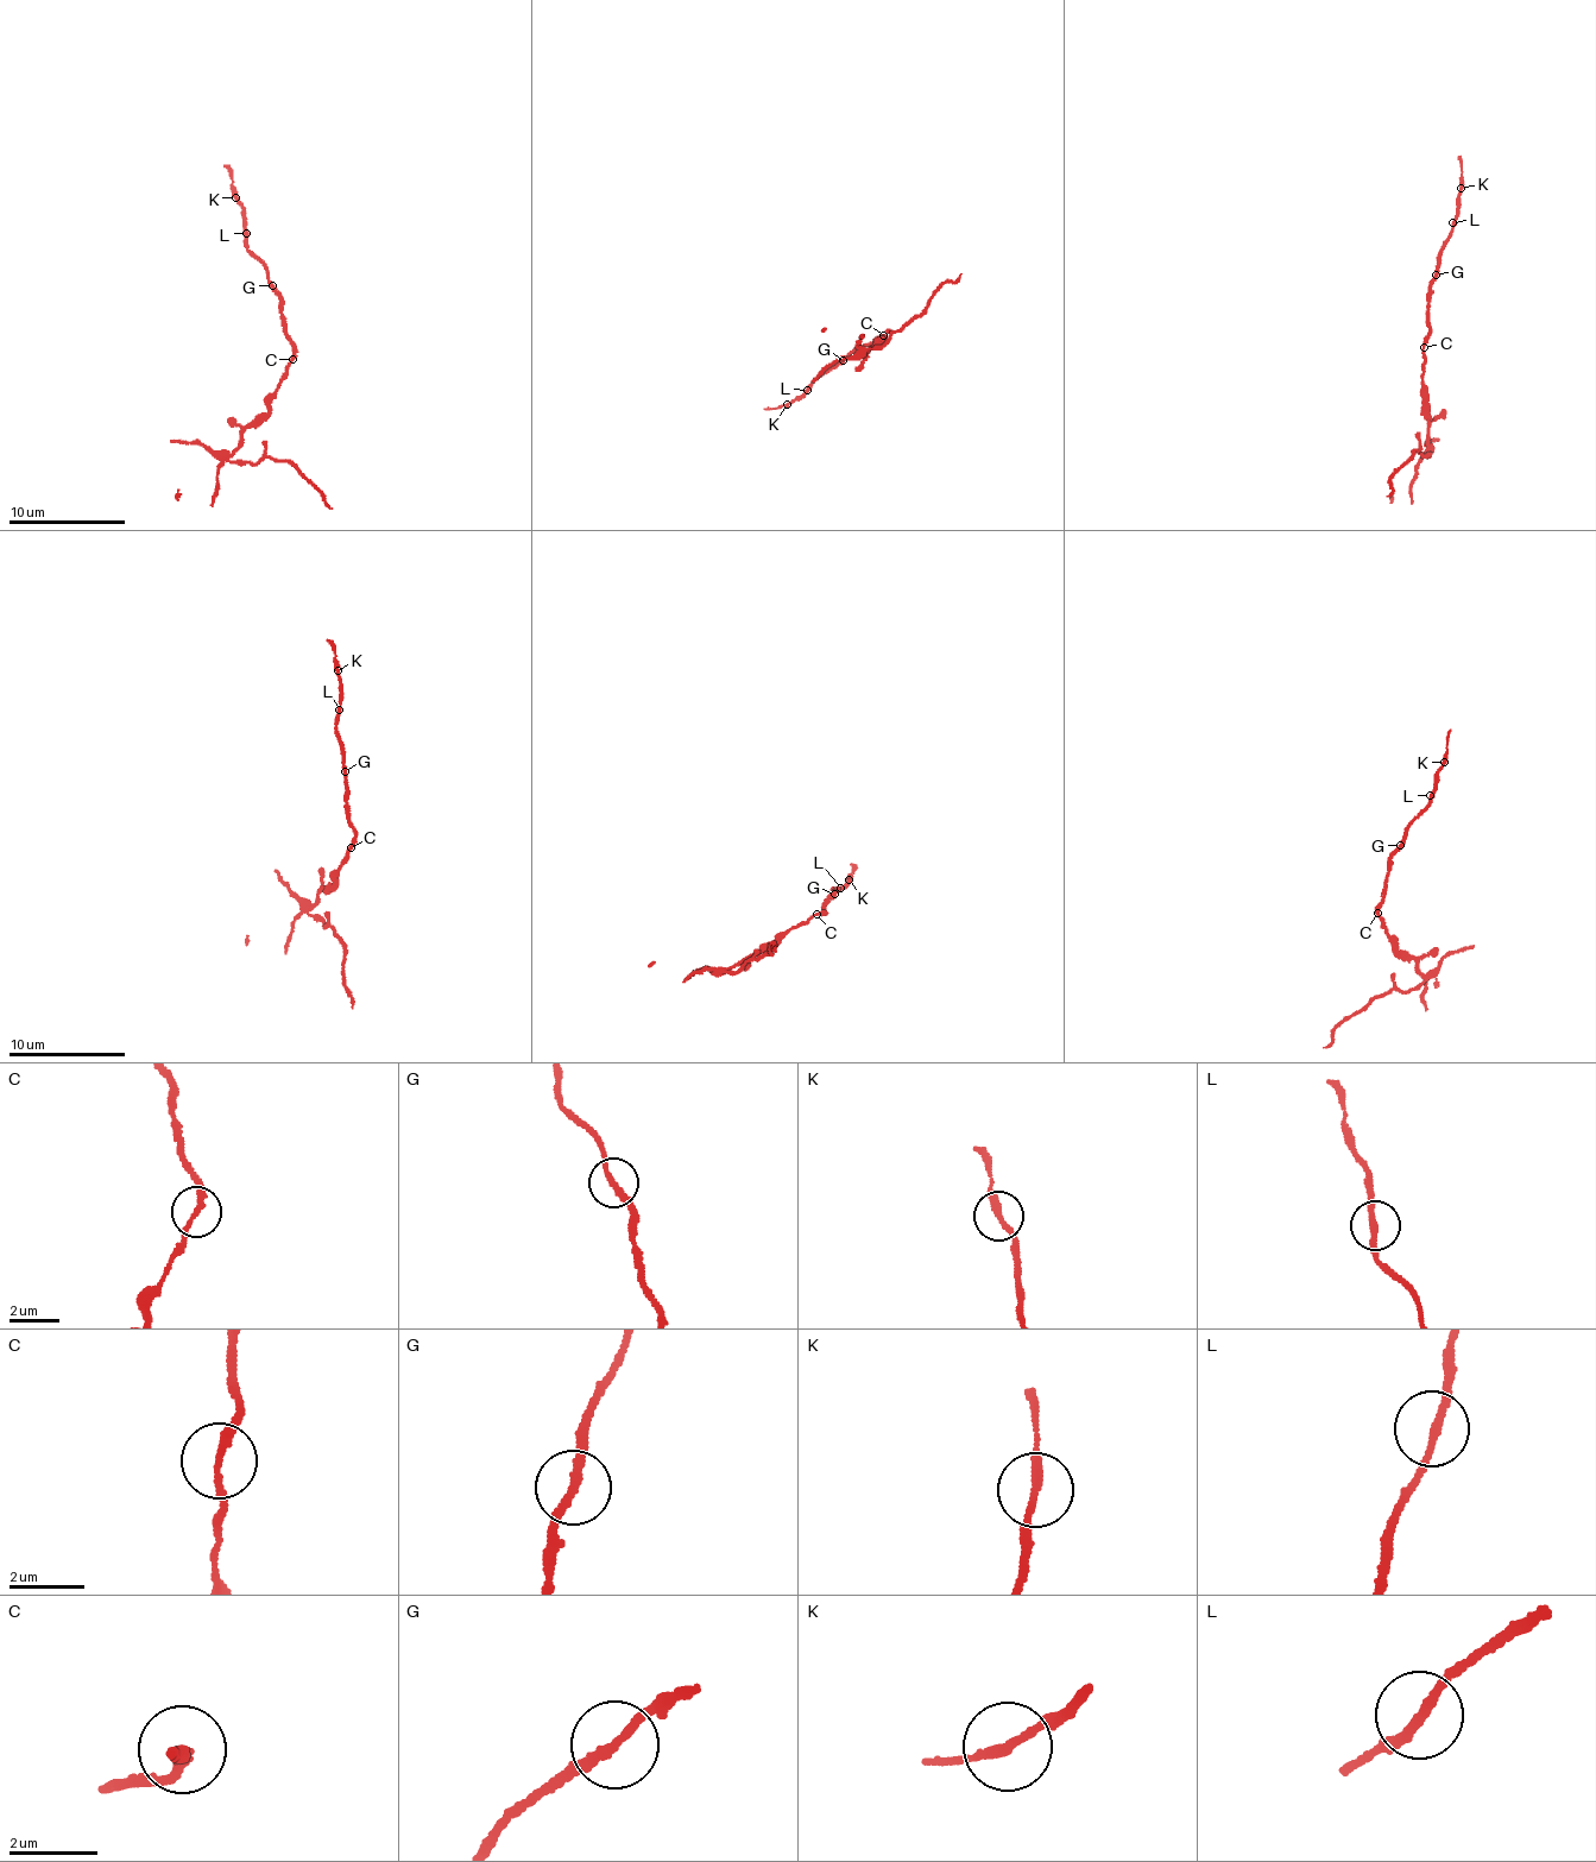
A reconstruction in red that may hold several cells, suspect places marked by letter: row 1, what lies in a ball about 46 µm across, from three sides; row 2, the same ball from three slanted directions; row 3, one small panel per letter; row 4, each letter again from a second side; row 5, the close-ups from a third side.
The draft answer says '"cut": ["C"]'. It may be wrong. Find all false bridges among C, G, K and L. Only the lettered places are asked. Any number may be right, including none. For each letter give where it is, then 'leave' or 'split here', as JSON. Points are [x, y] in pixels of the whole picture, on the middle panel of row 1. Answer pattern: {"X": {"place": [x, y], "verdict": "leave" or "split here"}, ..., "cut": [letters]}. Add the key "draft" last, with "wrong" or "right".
{"C": {"place": [883, 335], "verdict": "split here"}, "G": {"place": [843, 360], "verdict": "leave"}, "K": {"place": [787, 404], "verdict": "leave"}, "L": {"place": [807, 390], "verdict": "leave"}, "cut": ["C"], "draft": "right"}

